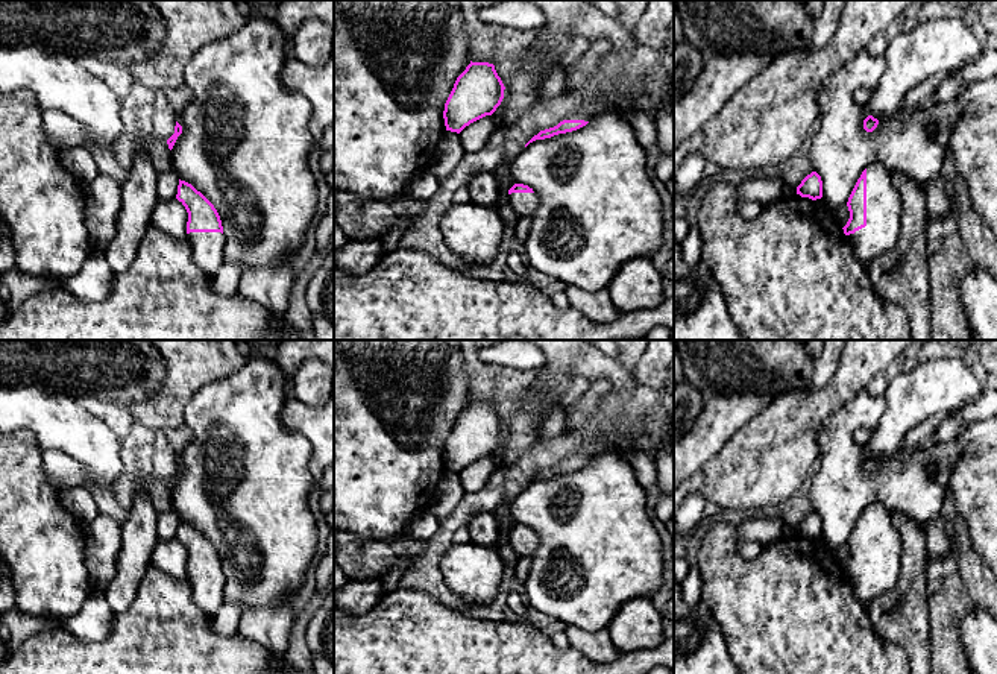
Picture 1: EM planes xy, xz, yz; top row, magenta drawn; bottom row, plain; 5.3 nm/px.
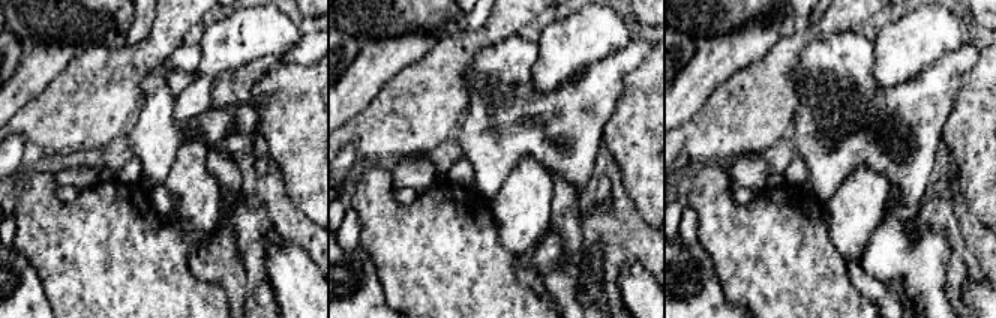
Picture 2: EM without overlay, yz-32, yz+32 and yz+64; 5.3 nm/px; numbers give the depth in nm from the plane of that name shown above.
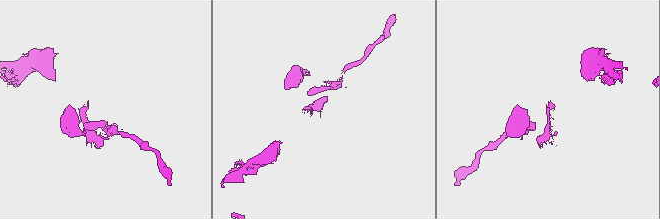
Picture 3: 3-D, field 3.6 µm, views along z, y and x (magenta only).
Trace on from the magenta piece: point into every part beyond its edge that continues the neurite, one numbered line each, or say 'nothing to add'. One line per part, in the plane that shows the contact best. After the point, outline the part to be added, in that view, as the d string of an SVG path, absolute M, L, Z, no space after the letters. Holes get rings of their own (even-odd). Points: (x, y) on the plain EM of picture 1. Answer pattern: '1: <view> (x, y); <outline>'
1: yz (883, 544); M882 502L866 507L866 566L847 575L856 597L871 601L897 586L901 568L903 540Z

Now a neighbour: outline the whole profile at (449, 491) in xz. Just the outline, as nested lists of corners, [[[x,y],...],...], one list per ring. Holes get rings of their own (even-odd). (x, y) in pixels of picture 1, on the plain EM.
[[[446,471],[440,480],[429,510],[440,519],[448,518],[464,495],[460,475]]]

